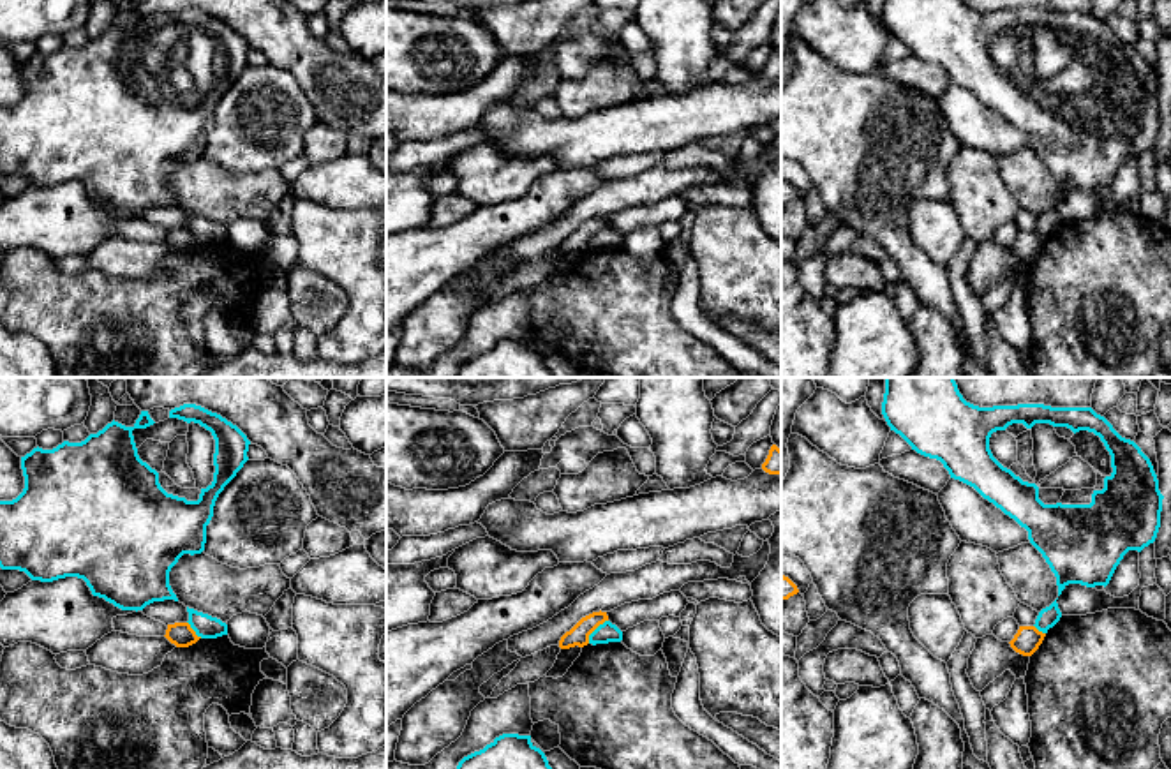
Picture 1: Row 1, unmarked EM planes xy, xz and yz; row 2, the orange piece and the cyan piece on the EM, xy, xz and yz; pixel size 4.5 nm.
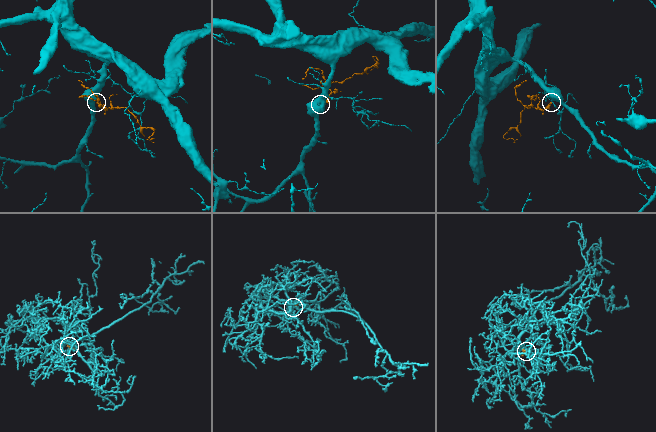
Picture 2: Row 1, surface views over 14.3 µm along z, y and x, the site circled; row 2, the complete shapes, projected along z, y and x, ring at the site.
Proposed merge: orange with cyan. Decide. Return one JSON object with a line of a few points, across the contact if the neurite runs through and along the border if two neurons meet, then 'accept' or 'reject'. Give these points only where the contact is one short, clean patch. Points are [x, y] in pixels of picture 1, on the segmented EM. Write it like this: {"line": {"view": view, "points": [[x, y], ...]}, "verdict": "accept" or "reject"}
{"line": {"view": "xz", "points": [[607, 619], [589, 635], [588, 642]]}, "verdict": "reject"}

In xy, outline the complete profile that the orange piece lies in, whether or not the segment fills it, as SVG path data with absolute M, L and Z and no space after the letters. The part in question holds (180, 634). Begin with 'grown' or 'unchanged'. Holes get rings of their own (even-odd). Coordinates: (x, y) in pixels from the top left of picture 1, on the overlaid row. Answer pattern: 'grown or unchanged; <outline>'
unchanged; M189 623L168 624L164 637L176 647L189 647L201 638L196 635Z

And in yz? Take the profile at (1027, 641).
unchanged; M1019 626L1018 633L1009 644L1016 653L1032 656L1042 644L1044 637L1046 633L1039 631L1035 626Z

